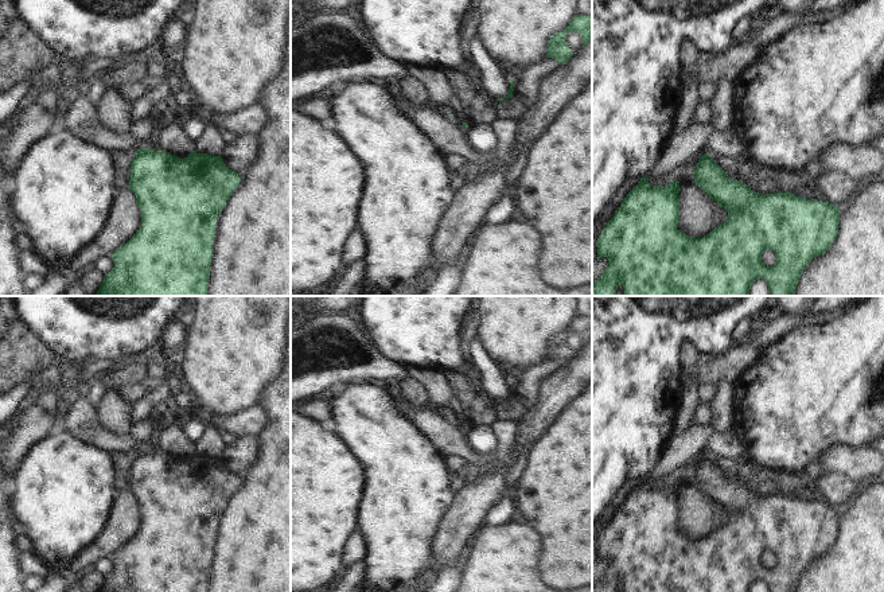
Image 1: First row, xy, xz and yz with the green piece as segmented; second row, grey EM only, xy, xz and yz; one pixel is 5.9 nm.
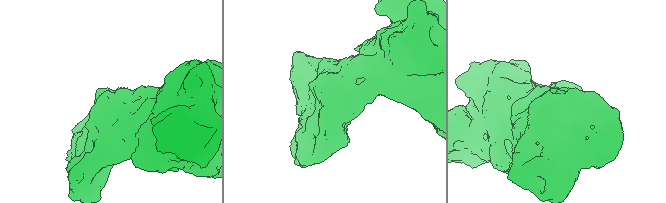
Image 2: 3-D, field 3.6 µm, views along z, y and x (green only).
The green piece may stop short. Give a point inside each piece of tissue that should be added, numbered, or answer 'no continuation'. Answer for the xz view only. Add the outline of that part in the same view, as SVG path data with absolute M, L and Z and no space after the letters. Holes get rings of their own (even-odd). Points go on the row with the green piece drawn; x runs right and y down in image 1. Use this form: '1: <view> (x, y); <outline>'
no continuation

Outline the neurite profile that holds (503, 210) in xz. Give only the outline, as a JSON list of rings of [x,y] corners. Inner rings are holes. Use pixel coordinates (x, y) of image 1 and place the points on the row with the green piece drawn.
[[[531,141],[526,143],[518,149],[515,160],[511,163],[511,167],[506,175],[505,191],[502,196],[491,205],[484,214],[484,223],[491,226],[509,222],[517,217],[514,199],[513,199],[513,186],[517,182],[521,171],[523,170],[527,151],[531,145]]]

